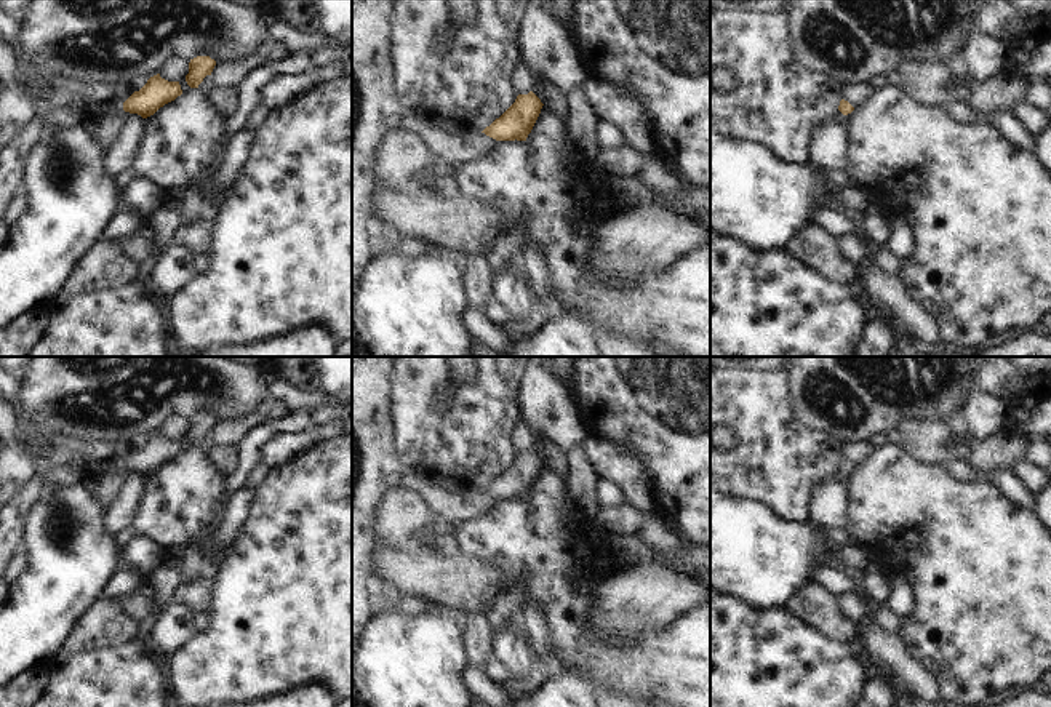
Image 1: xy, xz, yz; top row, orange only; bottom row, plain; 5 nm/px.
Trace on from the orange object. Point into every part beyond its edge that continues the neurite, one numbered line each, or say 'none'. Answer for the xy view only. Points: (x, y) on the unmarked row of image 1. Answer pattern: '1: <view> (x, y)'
1: xy (104, 488).

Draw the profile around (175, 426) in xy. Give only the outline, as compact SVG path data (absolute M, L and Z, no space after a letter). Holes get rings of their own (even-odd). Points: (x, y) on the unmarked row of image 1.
M170 414L162 424L160 424L160 435L168 440L181 440L189 432L189 417L182 414Z

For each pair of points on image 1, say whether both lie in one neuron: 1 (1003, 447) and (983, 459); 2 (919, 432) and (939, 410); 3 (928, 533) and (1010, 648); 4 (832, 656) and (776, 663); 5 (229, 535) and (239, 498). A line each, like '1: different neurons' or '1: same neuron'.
1: same neuron
2: different neurons
3: same neuron
4: same neuron
5: same neuron

